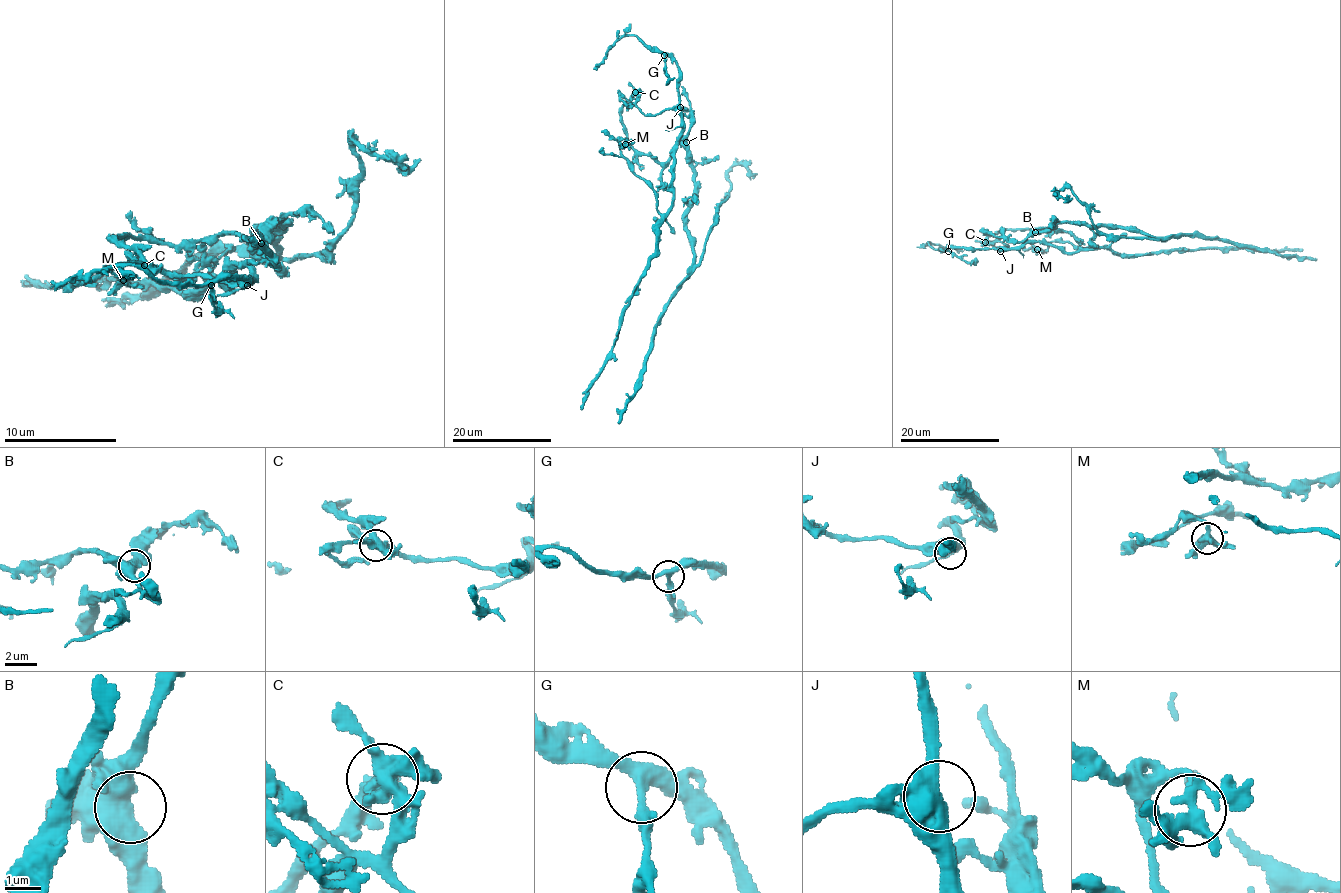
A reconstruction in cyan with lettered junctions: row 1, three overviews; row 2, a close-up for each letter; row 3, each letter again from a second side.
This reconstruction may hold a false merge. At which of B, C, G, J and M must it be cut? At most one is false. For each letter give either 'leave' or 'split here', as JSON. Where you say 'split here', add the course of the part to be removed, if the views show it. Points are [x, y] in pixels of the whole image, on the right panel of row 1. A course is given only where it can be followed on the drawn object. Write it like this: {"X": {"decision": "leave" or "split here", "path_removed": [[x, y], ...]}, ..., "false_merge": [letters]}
{"B": {"decision": "leave"}, "C": {"decision": "split here", "path_removed": [[986, 242], [1008, 246], [1003, 248], [1043, 242], [1066, 252], [1109, 248], [1122, 254], [1303, 250]]}, "G": {"decision": "leave"}, "J": {"decision": "leave"}, "M": {"decision": "leave"}, "false_merge": ["C"]}

